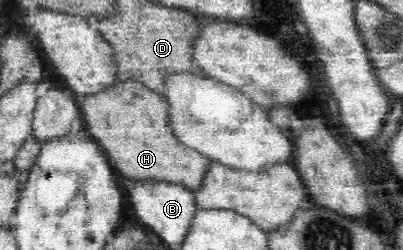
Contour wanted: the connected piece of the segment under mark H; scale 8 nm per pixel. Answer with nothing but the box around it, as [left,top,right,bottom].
[76,81,213,190]

